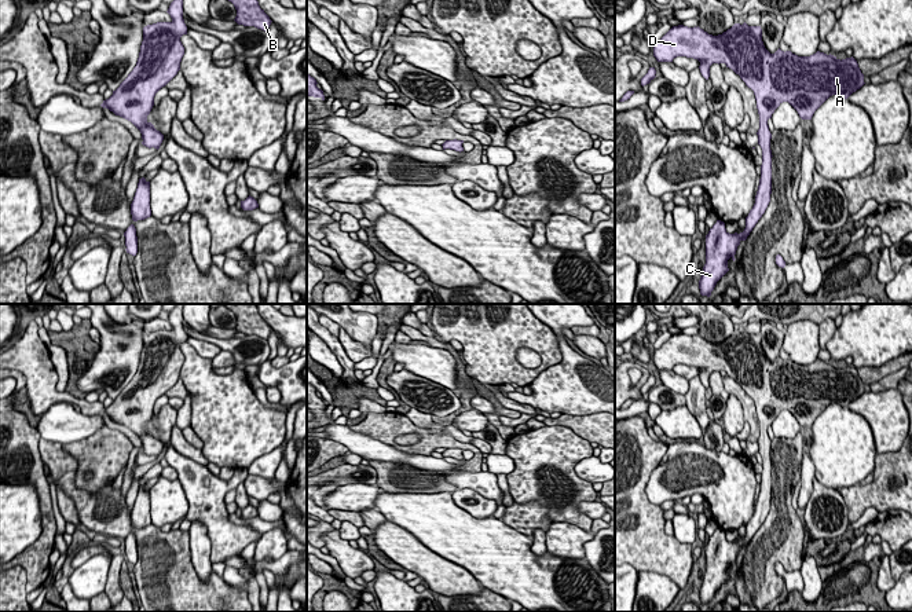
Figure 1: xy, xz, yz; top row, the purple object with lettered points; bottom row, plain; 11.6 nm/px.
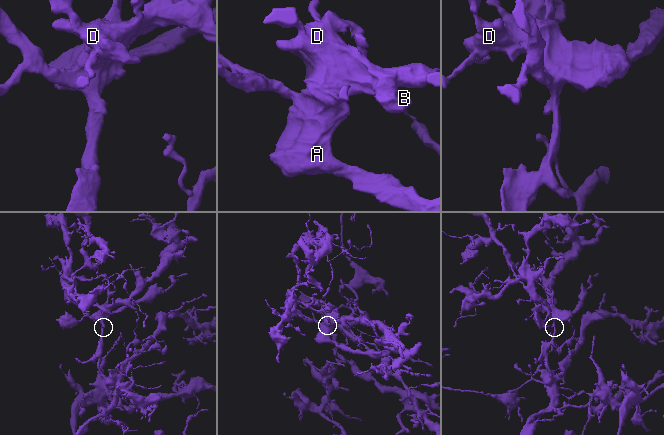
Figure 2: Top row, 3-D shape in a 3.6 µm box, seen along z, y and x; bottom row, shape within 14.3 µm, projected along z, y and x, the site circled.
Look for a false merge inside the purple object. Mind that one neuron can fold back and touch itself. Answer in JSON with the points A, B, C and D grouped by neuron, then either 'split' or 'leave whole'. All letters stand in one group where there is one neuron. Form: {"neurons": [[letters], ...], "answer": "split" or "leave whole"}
{"neurons": [["A", "B", "C", "D"]], "answer": "leave whole"}

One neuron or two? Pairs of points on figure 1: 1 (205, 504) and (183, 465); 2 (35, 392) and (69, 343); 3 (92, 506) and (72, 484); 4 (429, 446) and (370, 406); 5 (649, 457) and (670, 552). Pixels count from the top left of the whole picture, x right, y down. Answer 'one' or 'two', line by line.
1: one
2: two
3: one
4: two
5: one

